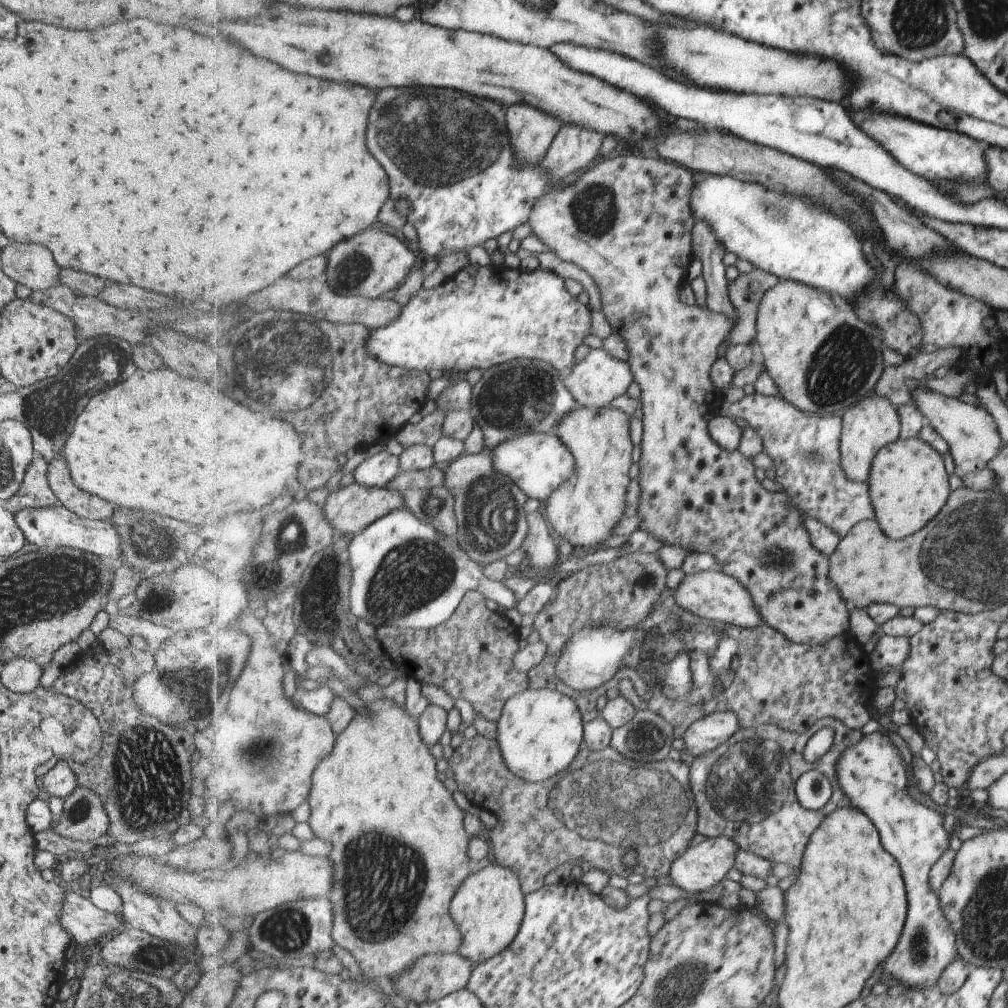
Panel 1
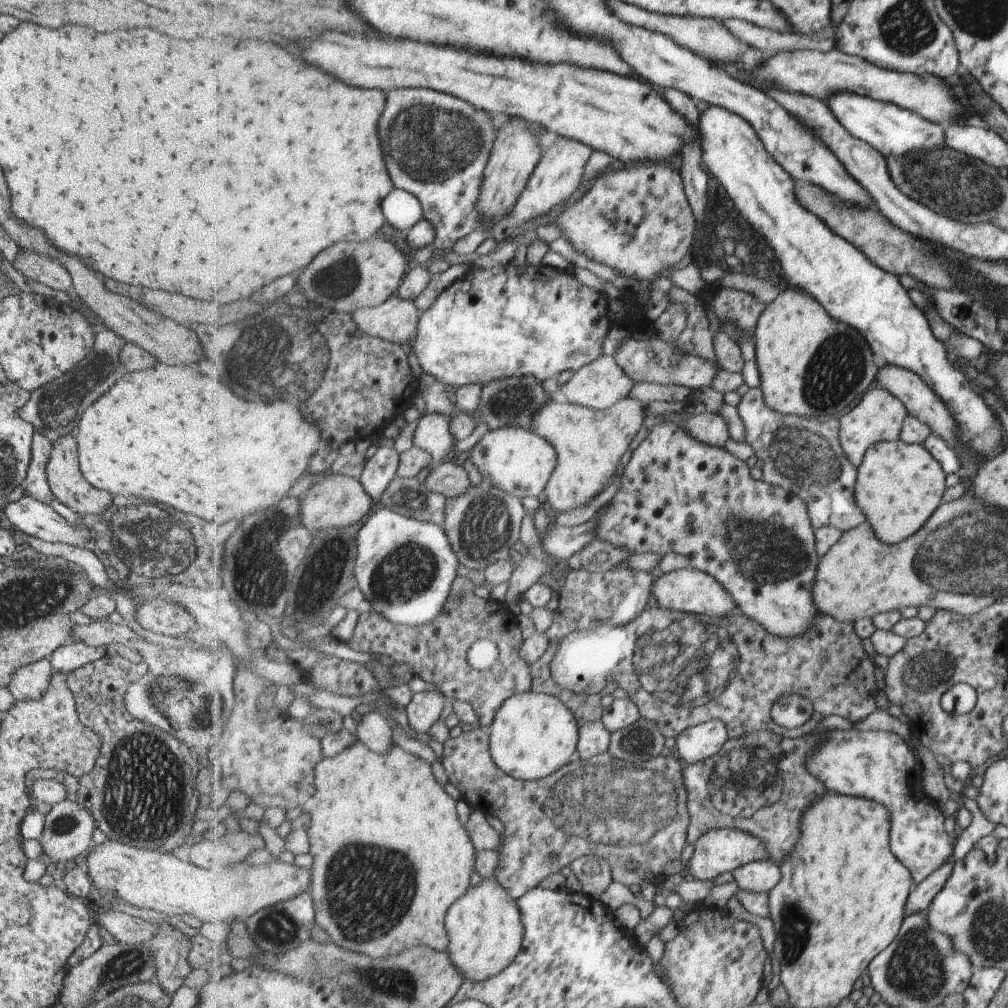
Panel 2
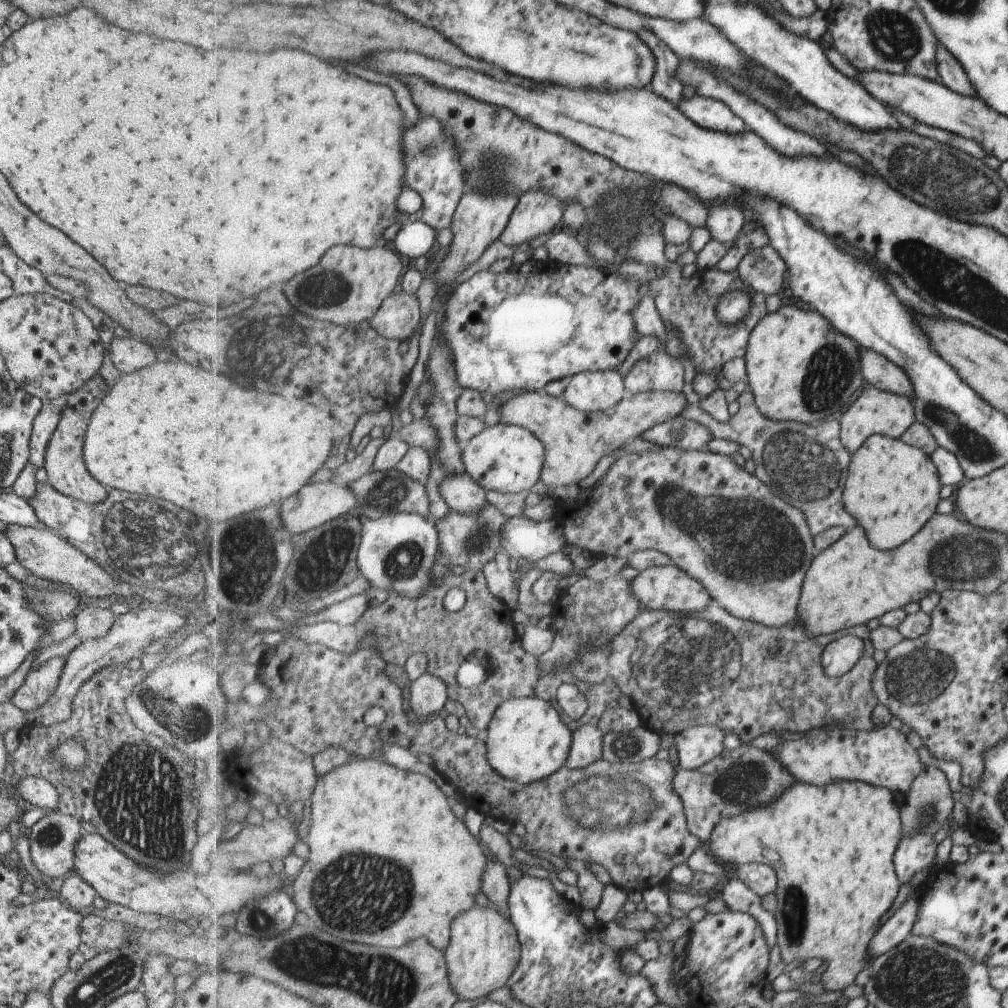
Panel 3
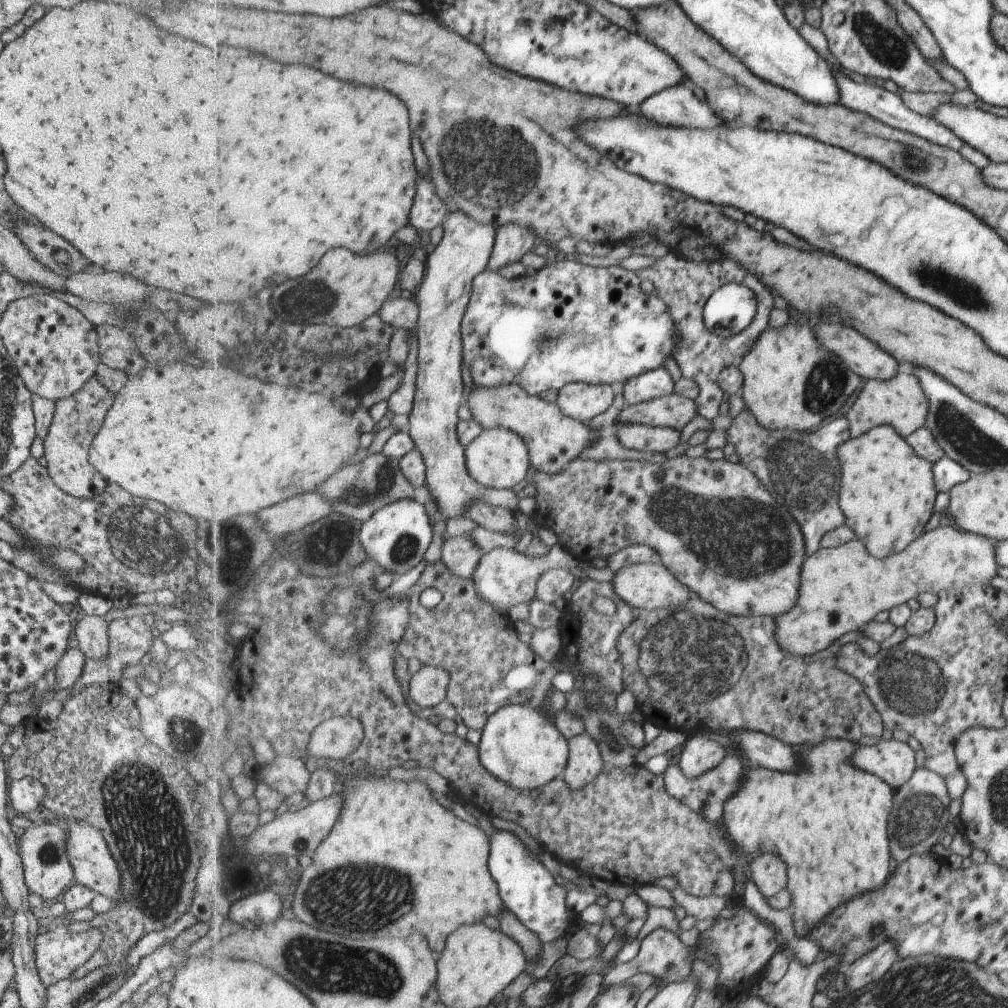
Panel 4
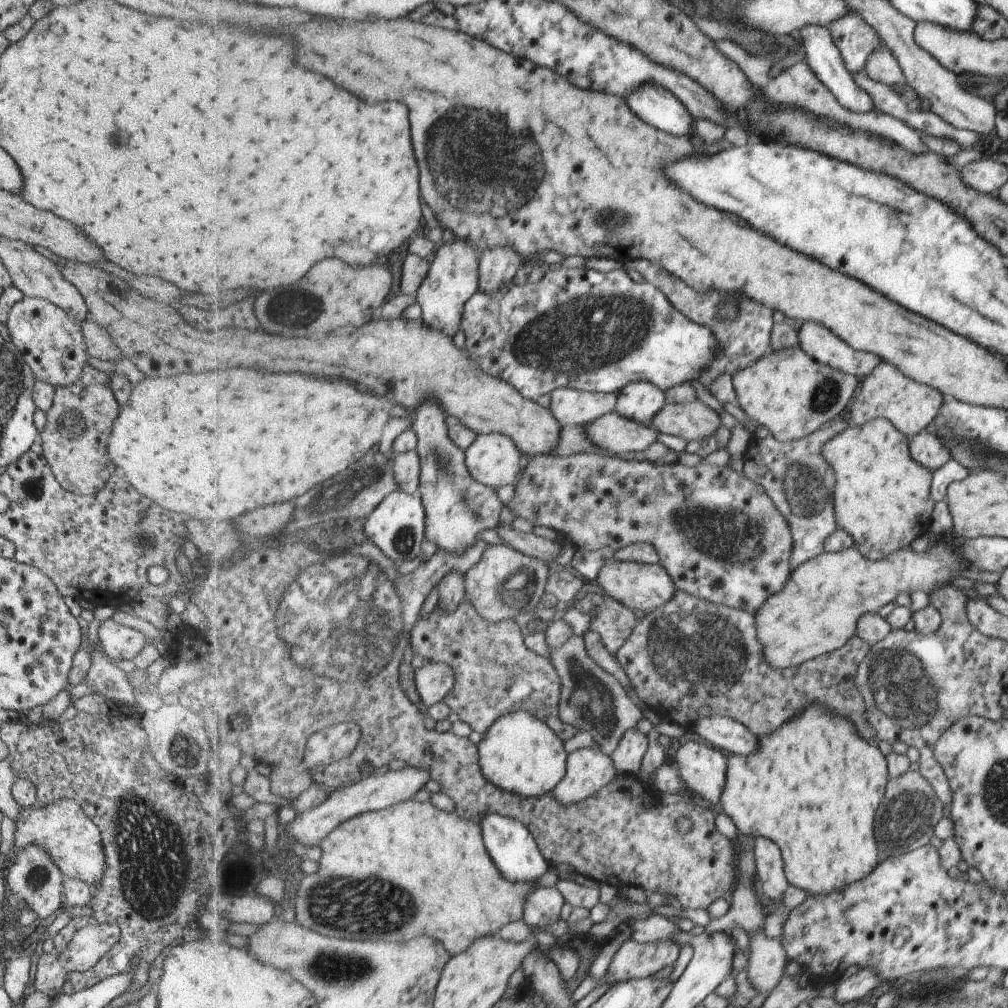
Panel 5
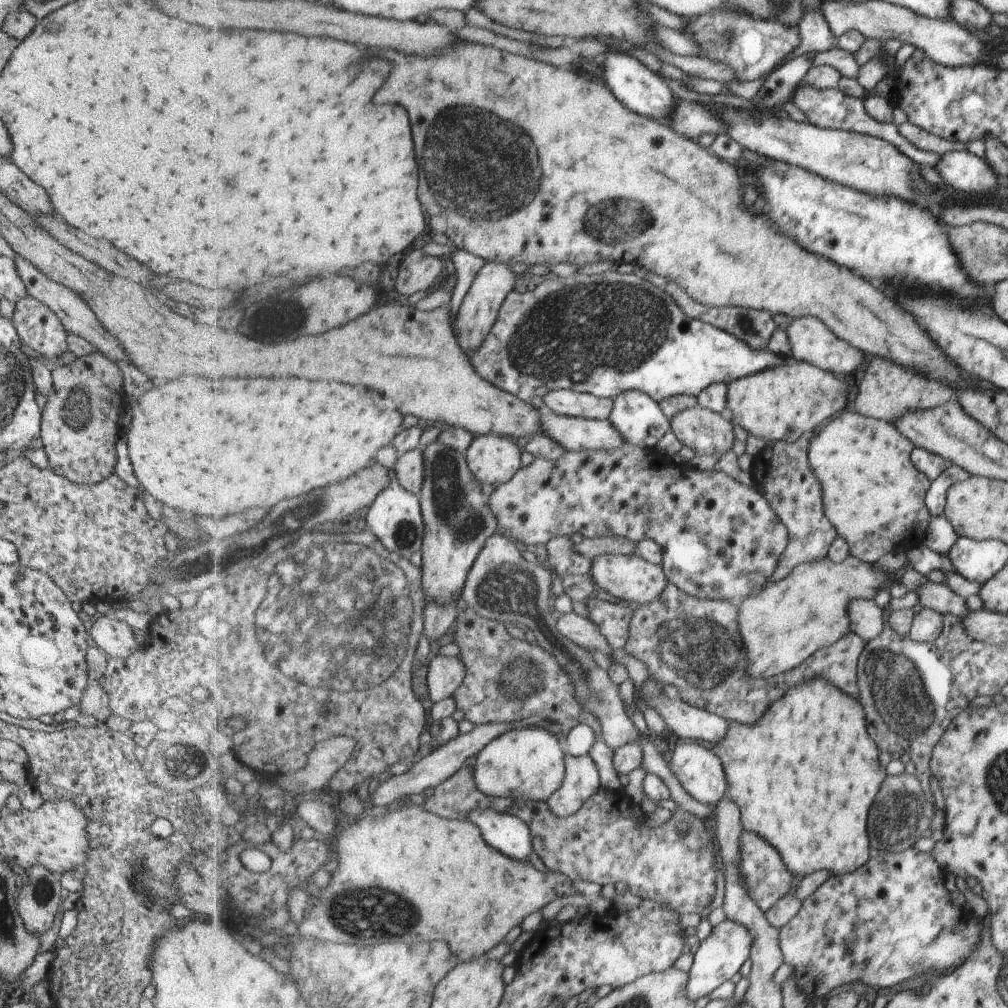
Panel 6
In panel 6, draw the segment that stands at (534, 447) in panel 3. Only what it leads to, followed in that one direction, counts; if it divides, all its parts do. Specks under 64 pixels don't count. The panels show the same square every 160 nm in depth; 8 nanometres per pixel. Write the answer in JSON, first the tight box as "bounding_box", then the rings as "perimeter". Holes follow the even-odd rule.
{"bounding_box":[466,435,522,487],"perimeter":[[[506,435],[475,436],[466,457],[475,476],[495,487],[509,482],[522,469],[522,449]]]}

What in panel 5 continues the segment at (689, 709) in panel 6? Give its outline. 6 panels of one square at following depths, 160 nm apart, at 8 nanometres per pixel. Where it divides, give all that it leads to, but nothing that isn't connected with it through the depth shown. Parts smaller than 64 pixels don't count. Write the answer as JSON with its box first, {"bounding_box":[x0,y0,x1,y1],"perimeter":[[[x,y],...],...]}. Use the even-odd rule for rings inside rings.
{"bounding_box":[689,716,760,756],"perimeter":[[[726,716],[698,718],[689,731],[697,733],[713,747],[745,756],[757,752],[760,741],[742,722]]]}

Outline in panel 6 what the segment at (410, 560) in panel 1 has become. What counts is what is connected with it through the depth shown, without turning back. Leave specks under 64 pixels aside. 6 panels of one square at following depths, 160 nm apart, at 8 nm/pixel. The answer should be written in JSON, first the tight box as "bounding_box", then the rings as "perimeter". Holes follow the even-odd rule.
{"bounding_box":[365,474,426,559],"perimeter":[[[394,474],[390,485],[377,495],[367,511],[365,520],[367,520],[369,529],[381,539],[381,542],[391,552],[397,552],[403,558],[408,559],[415,552],[422,550],[426,537],[426,523],[422,515],[421,498],[408,491]]]}

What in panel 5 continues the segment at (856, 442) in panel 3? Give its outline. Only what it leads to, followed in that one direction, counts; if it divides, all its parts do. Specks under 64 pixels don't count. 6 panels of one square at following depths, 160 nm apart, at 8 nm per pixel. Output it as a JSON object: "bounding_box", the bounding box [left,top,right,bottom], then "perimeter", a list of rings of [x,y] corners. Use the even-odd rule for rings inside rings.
{"bounding_box":[850,366,945,438],"perimeter":[[[877,366],[877,370],[865,378],[861,392],[850,408],[851,422],[866,425],[876,418],[887,419],[908,438],[929,427],[945,400],[937,390],[921,386],[905,375],[901,376],[893,366]]]}

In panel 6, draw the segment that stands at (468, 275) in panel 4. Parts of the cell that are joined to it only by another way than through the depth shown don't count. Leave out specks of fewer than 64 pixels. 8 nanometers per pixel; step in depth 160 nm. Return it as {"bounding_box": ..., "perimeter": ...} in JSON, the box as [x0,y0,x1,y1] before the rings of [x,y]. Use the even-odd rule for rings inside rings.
{"bounding_box":[419,440,498,606],"perimeter":[[[435,440],[424,450],[424,465],[426,475],[422,492],[419,495],[422,503],[422,515],[426,523],[426,537],[421,550],[422,585],[428,604],[432,601],[445,606],[462,598],[468,574],[474,568],[479,553],[482,552],[490,536],[498,532],[498,520],[490,509],[487,496],[481,492],[482,482],[470,469],[466,455]]]}

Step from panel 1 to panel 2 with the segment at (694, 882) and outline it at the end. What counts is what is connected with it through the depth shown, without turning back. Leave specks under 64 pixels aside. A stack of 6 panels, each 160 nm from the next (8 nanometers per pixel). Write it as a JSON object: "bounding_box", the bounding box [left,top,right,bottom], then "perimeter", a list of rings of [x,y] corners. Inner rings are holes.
{"bounding_box":[687,827,771,880],"perimeter":[[[722,827],[707,831],[696,842],[694,854],[689,861],[687,870],[693,878],[699,880],[715,880],[725,873],[732,873],[740,866],[747,865],[753,861],[771,861],[770,850],[764,840],[758,839],[753,833],[745,829],[735,829],[732,827]]]}

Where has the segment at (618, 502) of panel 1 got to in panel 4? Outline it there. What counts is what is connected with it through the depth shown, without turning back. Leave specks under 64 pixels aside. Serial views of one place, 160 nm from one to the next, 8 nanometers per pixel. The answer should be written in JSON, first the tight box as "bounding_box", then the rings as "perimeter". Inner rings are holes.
{"bounding_box":[466,383,699,474],"perimeter":[[[515,383],[498,387],[477,384],[474,386],[466,400],[473,418],[485,429],[503,427],[522,436],[529,446],[534,471],[555,474],[566,469],[567,465],[581,458],[582,454],[602,436],[589,423],[565,415],[557,402],[553,404],[539,396],[530,395],[522,386]],[[673,393],[640,405],[627,406],[620,412],[617,422],[665,426],[682,431],[697,416],[699,414],[696,401]]]}

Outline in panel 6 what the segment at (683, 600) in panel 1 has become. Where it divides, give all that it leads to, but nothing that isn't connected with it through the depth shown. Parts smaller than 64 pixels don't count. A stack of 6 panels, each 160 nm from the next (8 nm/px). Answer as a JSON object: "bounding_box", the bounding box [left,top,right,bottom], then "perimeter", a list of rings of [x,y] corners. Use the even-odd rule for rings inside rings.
{"bounding_box":[592,554,669,605],"perimeter":[[[604,554],[592,559],[592,572],[596,584],[608,593],[627,600],[630,604],[641,605],[653,602],[662,596],[669,585],[663,564],[647,562],[641,555]]]}

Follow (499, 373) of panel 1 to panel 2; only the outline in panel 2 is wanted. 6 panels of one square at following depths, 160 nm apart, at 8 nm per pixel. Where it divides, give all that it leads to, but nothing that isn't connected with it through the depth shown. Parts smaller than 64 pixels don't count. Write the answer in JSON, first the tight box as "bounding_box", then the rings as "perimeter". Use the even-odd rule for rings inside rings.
{"bounding_box":[479,377,550,430],"perimeter":[[[511,377],[491,381],[488,385],[485,385],[482,388],[479,410],[483,421],[486,421],[490,429],[513,425],[521,427],[523,425],[523,428],[534,430],[532,428],[533,415],[550,399],[549,394],[543,390],[541,382],[535,377]],[[523,390],[525,390],[525,398],[523,398]]]}

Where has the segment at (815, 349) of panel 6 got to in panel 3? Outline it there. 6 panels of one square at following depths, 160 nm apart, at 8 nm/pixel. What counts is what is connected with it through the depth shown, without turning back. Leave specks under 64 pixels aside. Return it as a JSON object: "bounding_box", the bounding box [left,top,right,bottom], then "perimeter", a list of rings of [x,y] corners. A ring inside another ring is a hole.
{"bounding_box":[863,348,914,400],"perimeter":[[[863,348],[863,376],[869,385],[878,387],[882,391],[906,395],[913,400],[914,393],[906,372],[885,360],[881,354]]]}

